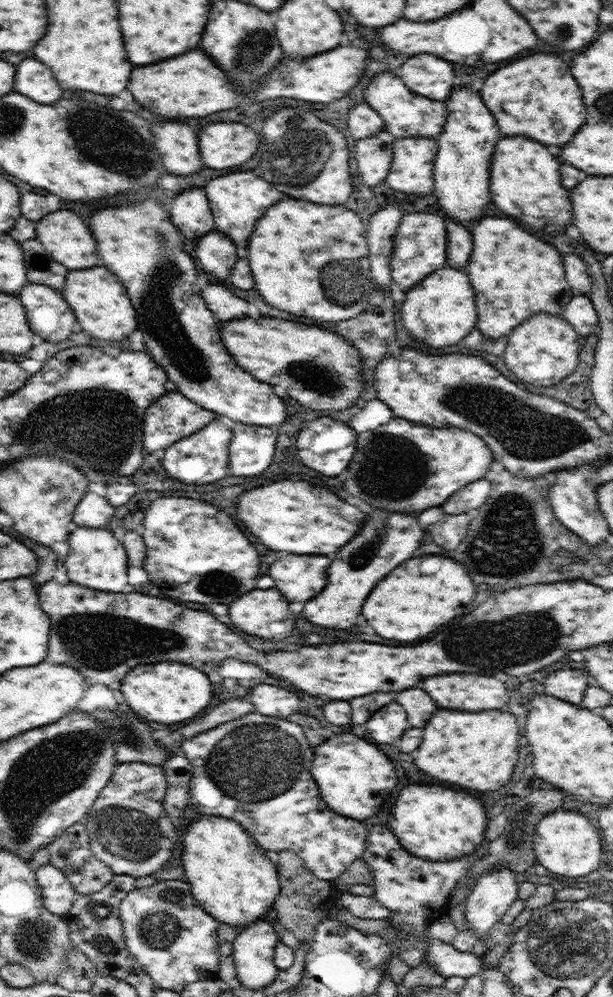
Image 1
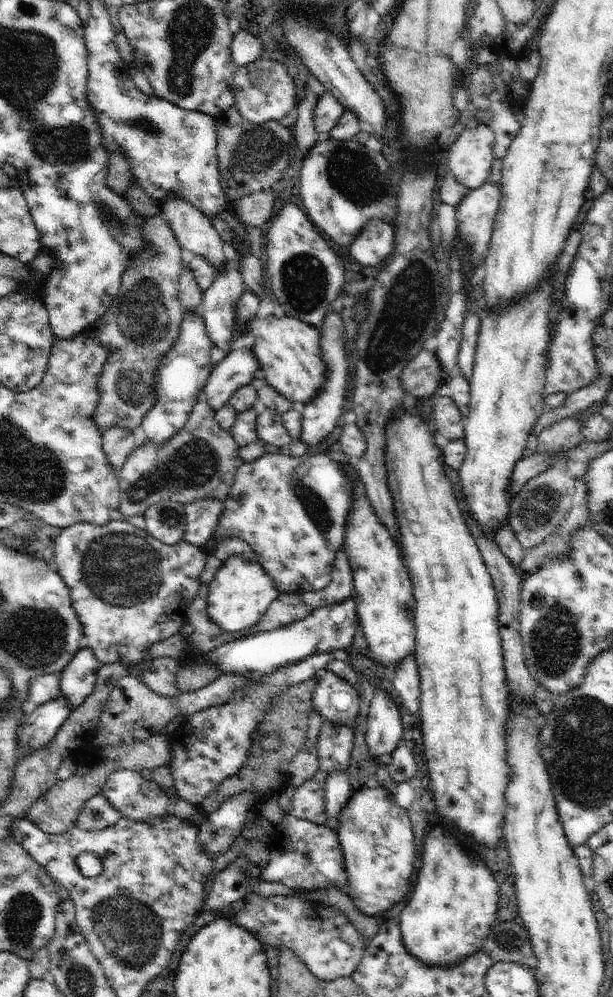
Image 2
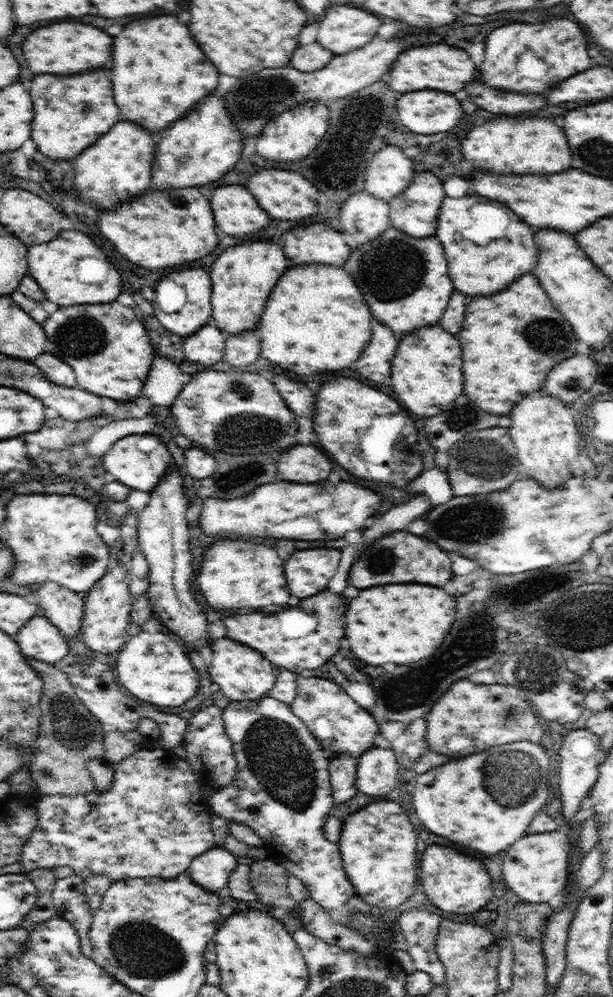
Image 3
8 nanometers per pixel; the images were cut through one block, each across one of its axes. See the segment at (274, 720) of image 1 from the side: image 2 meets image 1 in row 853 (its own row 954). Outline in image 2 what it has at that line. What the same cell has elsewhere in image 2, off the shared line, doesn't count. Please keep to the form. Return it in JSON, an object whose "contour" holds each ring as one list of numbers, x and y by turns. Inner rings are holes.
{"contour":[[248,892,230,917,238,926,252,932,265,947,292,950,314,976,326,981,352,977,369,945,369,940,352,926,344,912,335,912,330,906,295,897,274,895,262,898]]}

